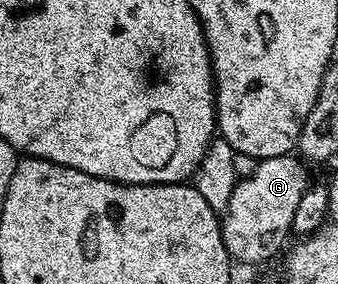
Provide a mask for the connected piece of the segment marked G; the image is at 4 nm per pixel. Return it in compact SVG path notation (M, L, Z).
M298 156L264 157L256 165L259 166L244 181L243 178L236 180L235 190L229 199L229 207L221 215L225 247L232 262L244 261L247 265L259 265L262 261L277 256L279 252L280 254L284 252L283 244L286 243L287 237L292 236L291 224L293 214L297 212L297 203L301 203L301 195L305 195L309 186L308 166Z

